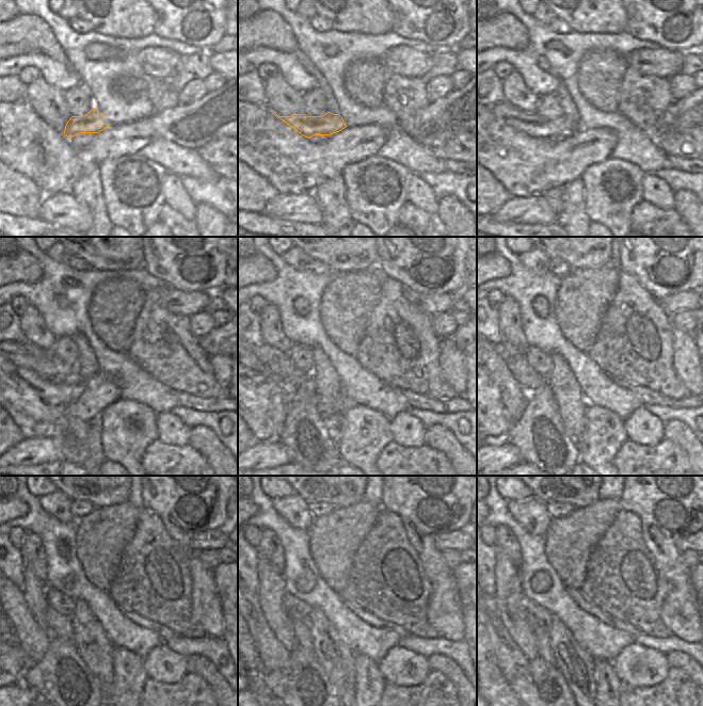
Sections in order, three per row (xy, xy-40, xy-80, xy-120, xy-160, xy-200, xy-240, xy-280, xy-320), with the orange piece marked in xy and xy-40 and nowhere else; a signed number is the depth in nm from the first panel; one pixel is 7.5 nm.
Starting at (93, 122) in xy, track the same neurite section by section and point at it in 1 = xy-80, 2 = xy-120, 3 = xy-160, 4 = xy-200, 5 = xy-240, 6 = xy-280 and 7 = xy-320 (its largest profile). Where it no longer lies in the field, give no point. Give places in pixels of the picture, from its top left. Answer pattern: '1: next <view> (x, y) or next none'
1: next xy-80 (531, 124)
2: next xy-120 (24, 354)
3: next xy-160 (276, 363)
4: next xy-200 (523, 372)
5: next xy-240 (59, 626)
6: next xy-280 (301, 629)
7: next xy-320 (541, 637)

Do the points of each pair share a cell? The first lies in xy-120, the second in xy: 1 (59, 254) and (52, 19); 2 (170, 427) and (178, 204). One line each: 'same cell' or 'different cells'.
1: different cells
2: same cell

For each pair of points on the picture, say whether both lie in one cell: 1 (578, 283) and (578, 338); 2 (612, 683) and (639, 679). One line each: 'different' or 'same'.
1: same
2: different

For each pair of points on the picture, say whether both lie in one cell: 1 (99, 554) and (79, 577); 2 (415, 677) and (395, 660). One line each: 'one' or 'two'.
1: two
2: one

